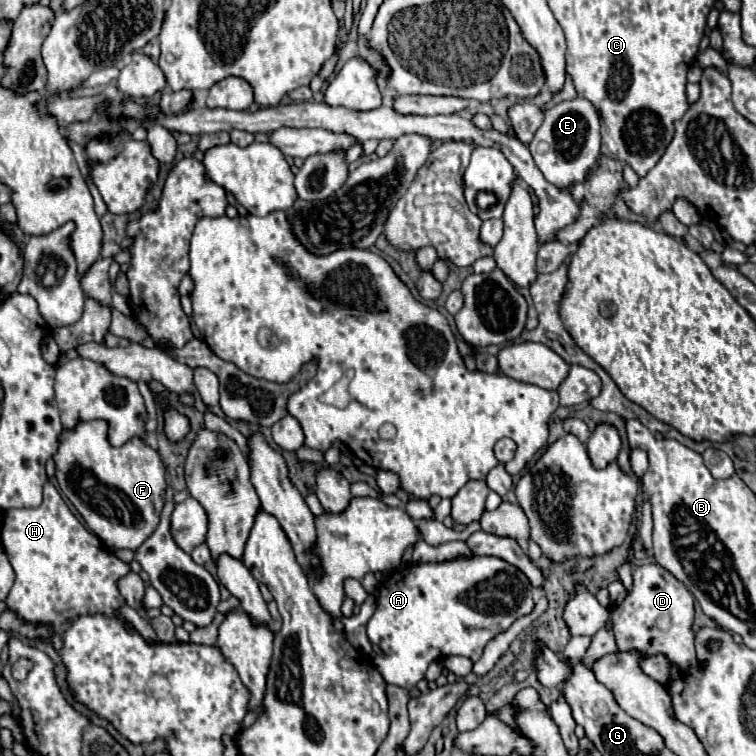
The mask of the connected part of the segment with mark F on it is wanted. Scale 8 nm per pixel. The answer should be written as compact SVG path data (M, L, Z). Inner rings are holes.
M90 420L80 422L76 430L62 432L60 436L60 448L54 456L56 462L56 480L62 490L62 494L74 504L74 508L80 512L88 528L110 548L130 548L136 550L144 544L144 540L154 532L154 528L160 522L160 510L164 506L164 490L168 486L164 476L164 466L156 450L152 450L144 440L132 438L120 448L114 448L106 440L108 424L104 420ZM84 474L92 474L96 480L94 488L80 488L80 478Z

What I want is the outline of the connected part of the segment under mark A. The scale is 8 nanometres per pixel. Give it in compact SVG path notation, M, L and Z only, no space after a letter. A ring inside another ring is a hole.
M470 556L470 558L454 558L454 560L446 560L446 562L428 562L428 564L412 564L412 566L402 566L398 572L394 570L378 588L378 594L376 594L376 612L374 616L368 620L368 638L372 644L376 644L380 650L382 650L382 656L378 658L378 670L380 674L384 676L384 680L388 684L396 684L396 686L402 686L406 690L412 690L416 688L416 684L420 680L424 680L424 674L426 674L426 668L432 660L444 660L448 656L466 656L470 658L472 662L480 660L482 658L482 652L484 652L484 646L498 634L502 634L504 630L508 630L518 618L530 614L534 610L534 600L532 600L532 584L528 582L528 578L524 576L524 572L520 572L516 566L500 560L500 558L494 558L494 556Z

